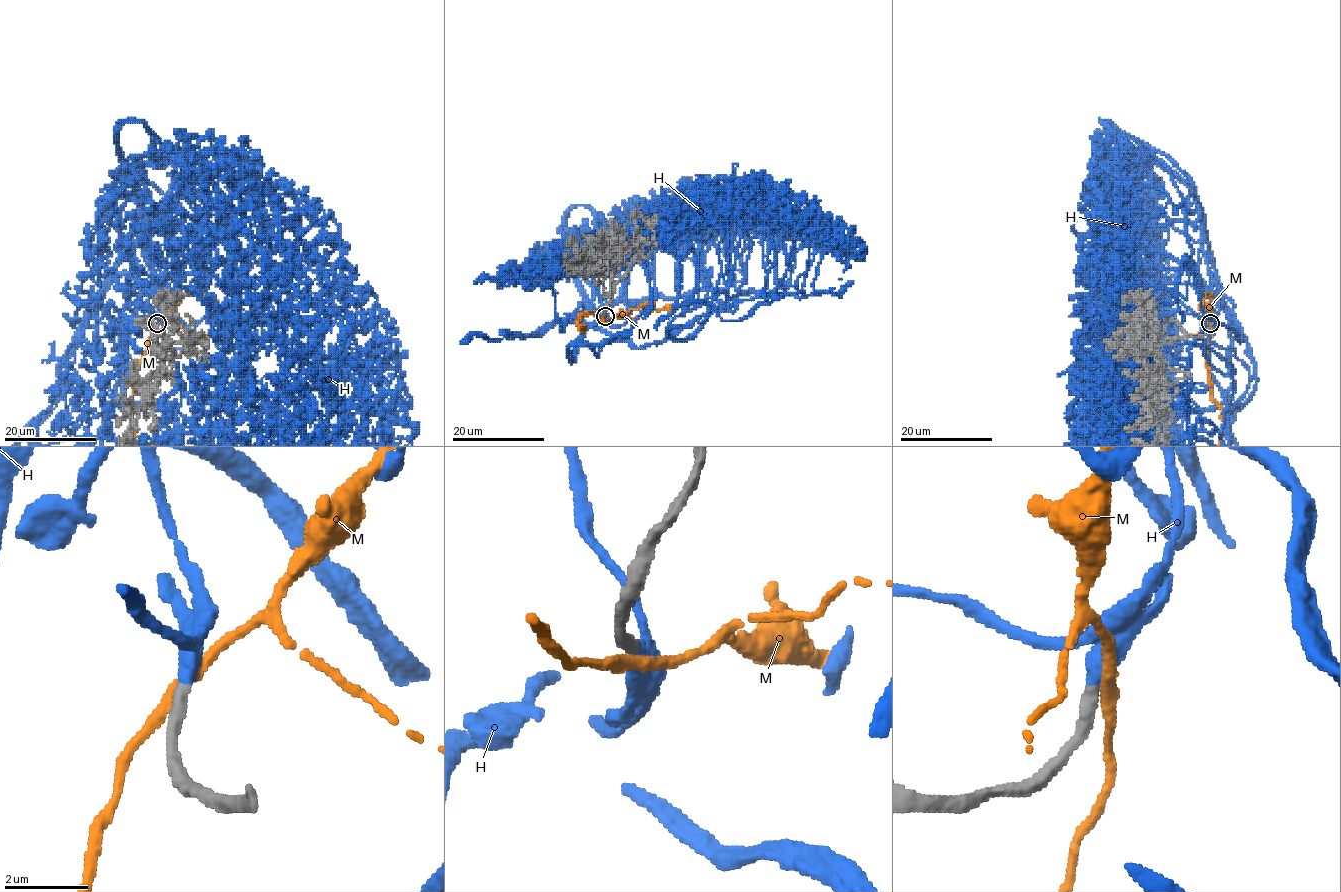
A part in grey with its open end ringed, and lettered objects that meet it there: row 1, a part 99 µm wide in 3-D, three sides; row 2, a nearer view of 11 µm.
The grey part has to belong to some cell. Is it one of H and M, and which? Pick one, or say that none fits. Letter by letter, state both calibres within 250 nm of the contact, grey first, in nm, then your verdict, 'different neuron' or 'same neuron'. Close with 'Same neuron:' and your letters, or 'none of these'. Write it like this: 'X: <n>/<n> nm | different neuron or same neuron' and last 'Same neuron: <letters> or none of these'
H: 340/460 nm | same neuron
M: 360/300 nm | different neuron
Same neuron: H

